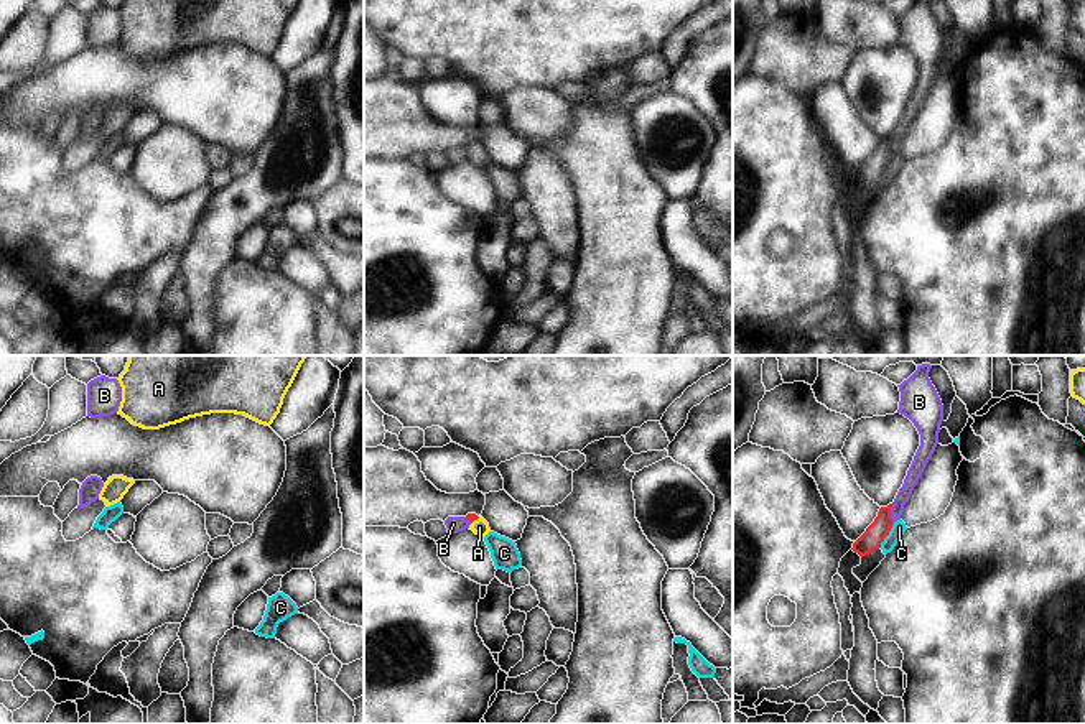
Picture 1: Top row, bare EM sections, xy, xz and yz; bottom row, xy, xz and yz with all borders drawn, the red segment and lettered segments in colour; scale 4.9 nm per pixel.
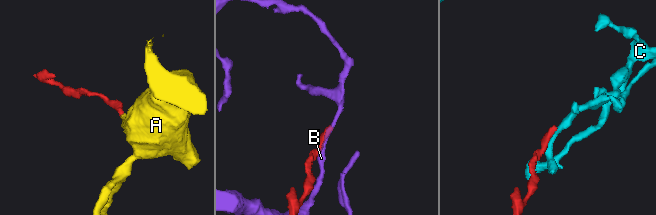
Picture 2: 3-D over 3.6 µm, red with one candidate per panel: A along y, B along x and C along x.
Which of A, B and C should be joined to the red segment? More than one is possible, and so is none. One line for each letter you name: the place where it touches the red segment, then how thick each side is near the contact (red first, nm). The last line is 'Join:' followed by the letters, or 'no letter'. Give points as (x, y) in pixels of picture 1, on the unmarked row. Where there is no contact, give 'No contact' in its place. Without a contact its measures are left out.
A: Touches red at xz (474, 150). Thickness 50 nm (red) against 80 nm
Join: A

